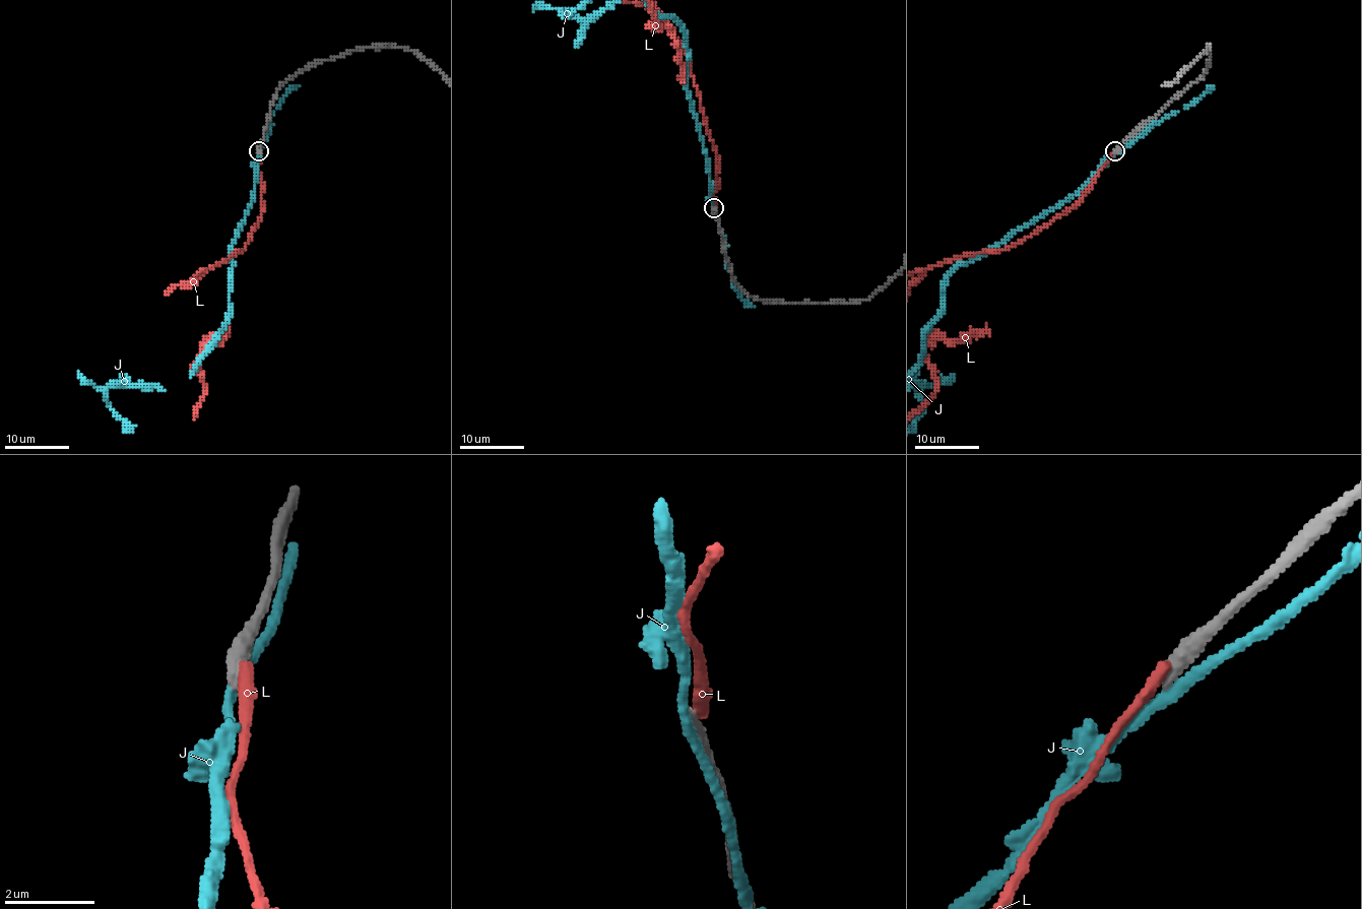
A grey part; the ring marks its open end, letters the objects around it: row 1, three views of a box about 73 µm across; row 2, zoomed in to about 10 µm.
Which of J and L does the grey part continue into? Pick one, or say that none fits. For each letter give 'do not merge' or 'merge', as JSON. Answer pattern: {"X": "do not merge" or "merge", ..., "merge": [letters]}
{"J": "do not merge", "L": "do not merge", "merge": []}

